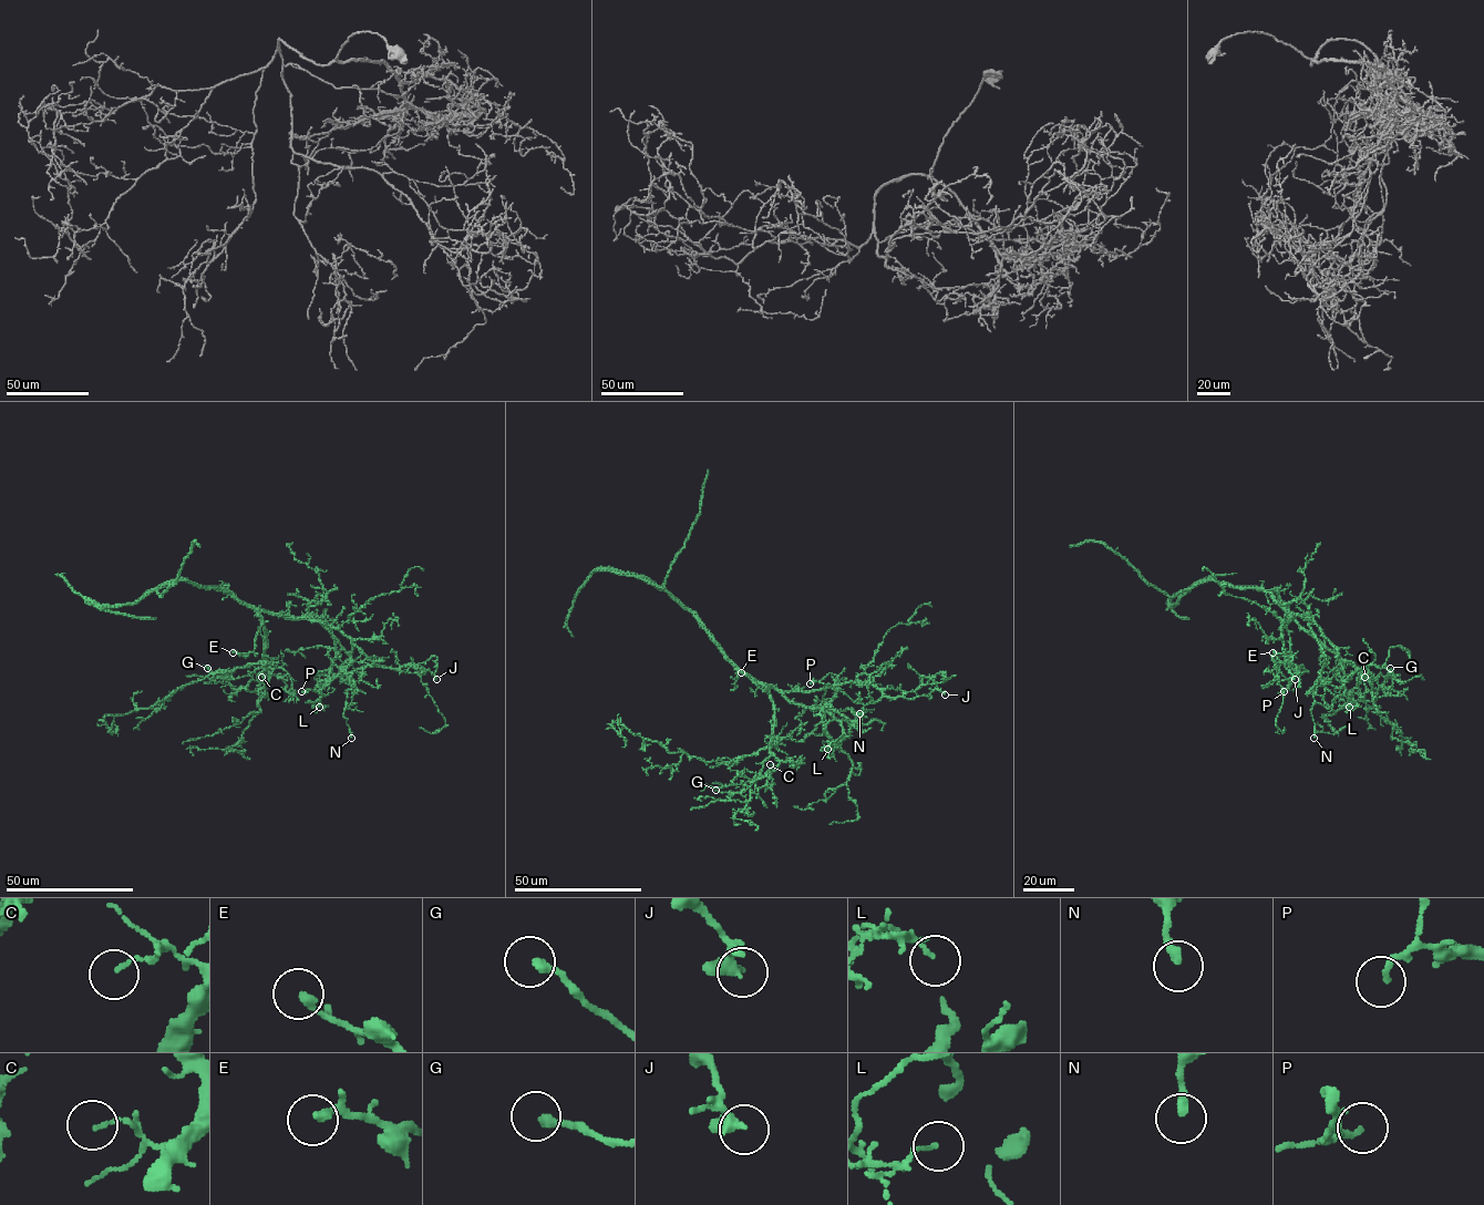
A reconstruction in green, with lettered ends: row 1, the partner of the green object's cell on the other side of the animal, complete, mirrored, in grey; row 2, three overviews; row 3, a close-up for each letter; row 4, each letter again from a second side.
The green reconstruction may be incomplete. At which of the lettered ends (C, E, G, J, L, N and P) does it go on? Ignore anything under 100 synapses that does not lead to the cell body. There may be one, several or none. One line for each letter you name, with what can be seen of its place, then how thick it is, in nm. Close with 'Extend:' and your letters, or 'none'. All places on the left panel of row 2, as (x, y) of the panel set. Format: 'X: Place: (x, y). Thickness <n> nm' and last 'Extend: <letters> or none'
Extend: none

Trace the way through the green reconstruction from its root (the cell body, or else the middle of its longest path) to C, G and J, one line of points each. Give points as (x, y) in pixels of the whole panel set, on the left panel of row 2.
C: (257, 613), (265, 631), (261, 665), (270, 675), (261, 677)
G: (257, 613), (265, 631), (265, 656), (250, 681), (235, 689), (207, 668)
J: (257, 613), (326, 622), (339, 628), (377, 665), (420, 676), (428, 670), (436, 679)

